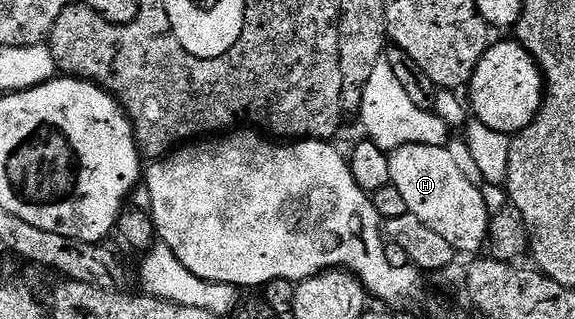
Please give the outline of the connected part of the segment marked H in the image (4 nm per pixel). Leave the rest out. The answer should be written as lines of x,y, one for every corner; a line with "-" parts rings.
407,144
390,152
390,157
391,186
401,192
401,197
405,200
410,215
417,217
417,221
425,221
425,225
429,225
429,229
433,229
433,233
437,233
437,237
445,237
445,241
449,241
449,245
453,245
453,249
457,253
463,254
464,251
464,256
471,257
482,252
488,242
489,216
485,205
485,197
481,187
473,185
461,173
448,148
446,146
434,147
429,144

